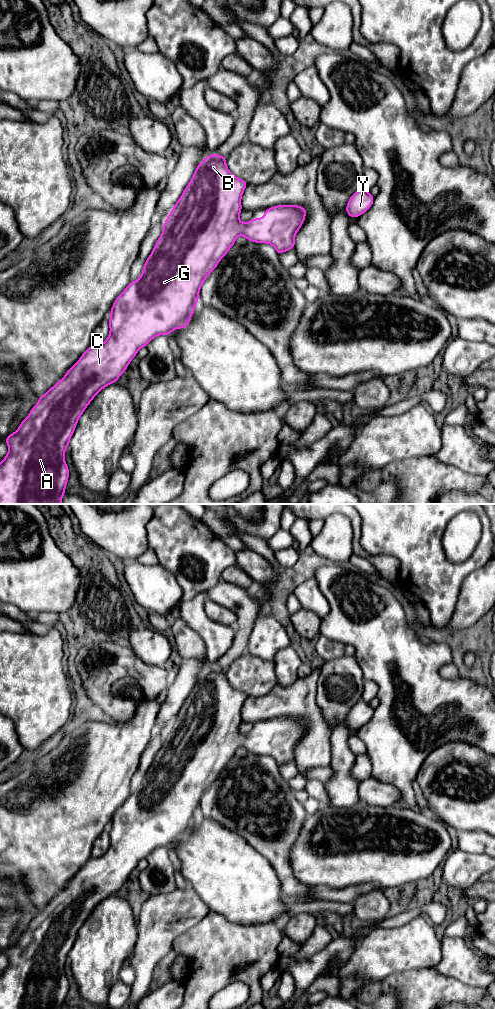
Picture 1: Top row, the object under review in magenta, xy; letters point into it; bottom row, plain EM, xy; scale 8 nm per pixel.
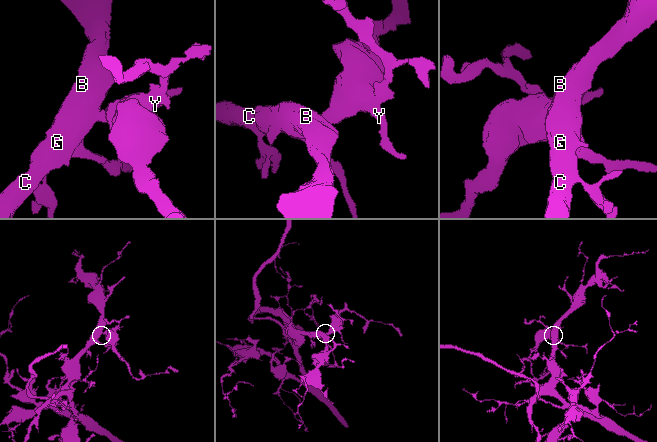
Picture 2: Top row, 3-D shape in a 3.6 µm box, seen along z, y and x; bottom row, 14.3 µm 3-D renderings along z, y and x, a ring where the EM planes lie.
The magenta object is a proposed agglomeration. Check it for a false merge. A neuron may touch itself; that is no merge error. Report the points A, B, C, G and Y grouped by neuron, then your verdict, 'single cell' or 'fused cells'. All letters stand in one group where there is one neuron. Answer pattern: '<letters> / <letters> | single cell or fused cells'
A B C G Y | single cell

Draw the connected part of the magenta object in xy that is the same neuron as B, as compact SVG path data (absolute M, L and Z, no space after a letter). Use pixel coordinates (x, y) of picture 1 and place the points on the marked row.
M219 154L207 156L197 166L189 184L165 220L162 234L145 261L142 275L138 280L131 281L113 303L108 338L100 345L91 345L66 375L39 397L38 403L21 422L18 430L5 439L9 452L0 462L0 504L61 504L69 478L64 455L78 419L99 391L117 382L140 348L147 346L158 335L169 336L174 329L185 329L188 326L203 282L235 244L239 235L245 236L248 241L271 244L279 255L295 248L295 235L303 225L306 209L298 205L277 205L268 208L262 219L254 218L242 223L239 220L241 197L247 185L246 181L230 173L226 157Z

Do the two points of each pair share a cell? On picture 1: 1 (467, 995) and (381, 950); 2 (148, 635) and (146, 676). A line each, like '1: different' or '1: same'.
1: different
2: different

